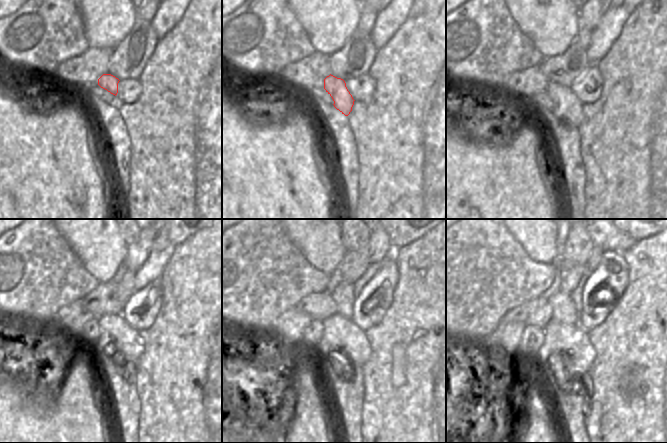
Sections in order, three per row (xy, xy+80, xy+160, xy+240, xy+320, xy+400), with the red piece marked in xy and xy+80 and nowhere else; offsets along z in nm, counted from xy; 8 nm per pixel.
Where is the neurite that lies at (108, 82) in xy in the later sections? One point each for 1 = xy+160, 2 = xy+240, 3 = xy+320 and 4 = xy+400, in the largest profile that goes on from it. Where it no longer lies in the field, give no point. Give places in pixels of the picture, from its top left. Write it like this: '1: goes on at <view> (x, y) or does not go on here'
1: goes on at xy+160 (567, 106)
2: goes on at xy+240 (113, 327)
3: goes on at xy+320 (340, 334)
4: goes on at xy+400 (578, 354)

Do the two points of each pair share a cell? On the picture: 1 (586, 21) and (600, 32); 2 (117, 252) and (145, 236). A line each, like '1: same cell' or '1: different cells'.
1: different cells
2: different cells

